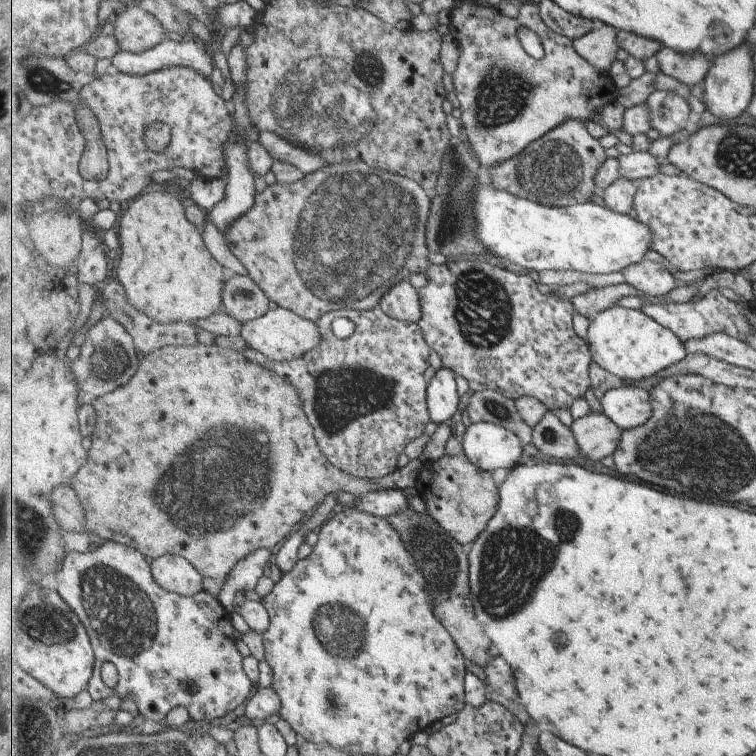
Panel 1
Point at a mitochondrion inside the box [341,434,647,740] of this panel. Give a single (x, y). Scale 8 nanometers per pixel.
(514, 562)

